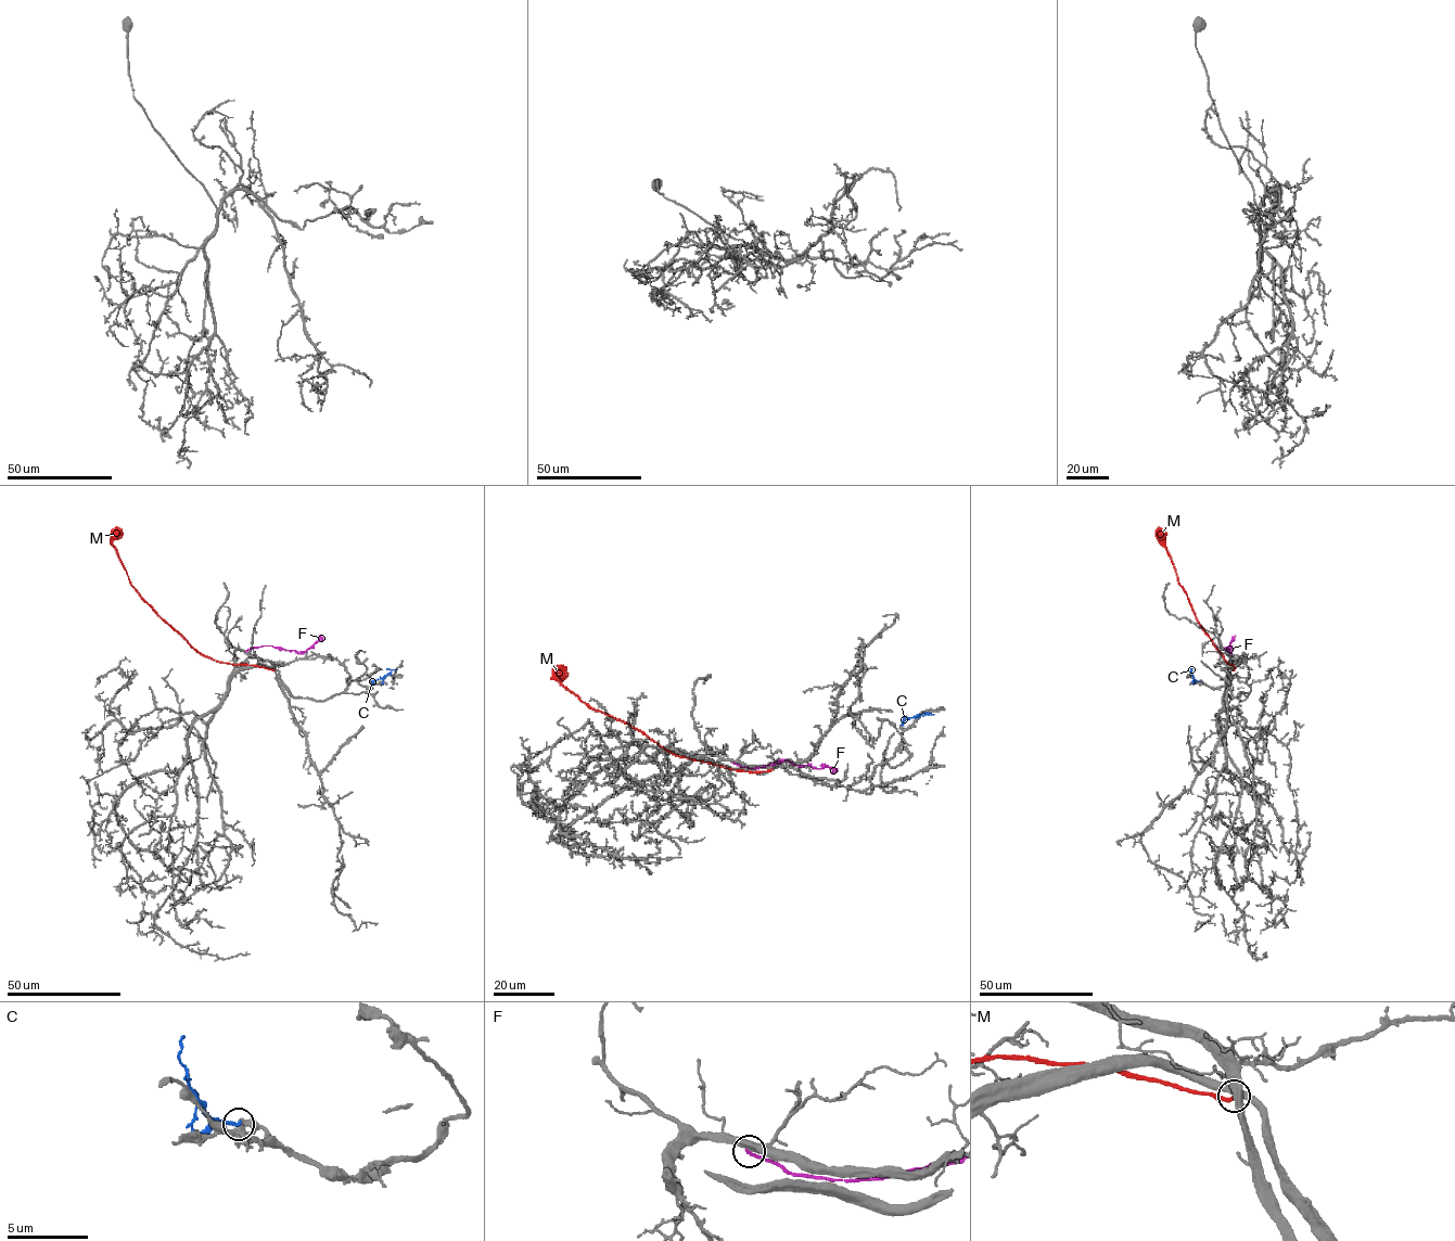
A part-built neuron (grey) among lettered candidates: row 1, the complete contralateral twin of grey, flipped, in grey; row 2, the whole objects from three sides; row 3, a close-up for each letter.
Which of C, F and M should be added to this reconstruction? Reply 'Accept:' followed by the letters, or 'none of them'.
Accept: none of them

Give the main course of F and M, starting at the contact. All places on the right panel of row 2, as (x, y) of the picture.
F: (1227, 651), (1230, 645), (1226, 649), (1229, 652), (1232, 650), (1230, 641), (1236, 636)
M: (1233, 669), (1234, 665), (1226, 662), (1199, 624), (1158, 535), (1159, 528)

